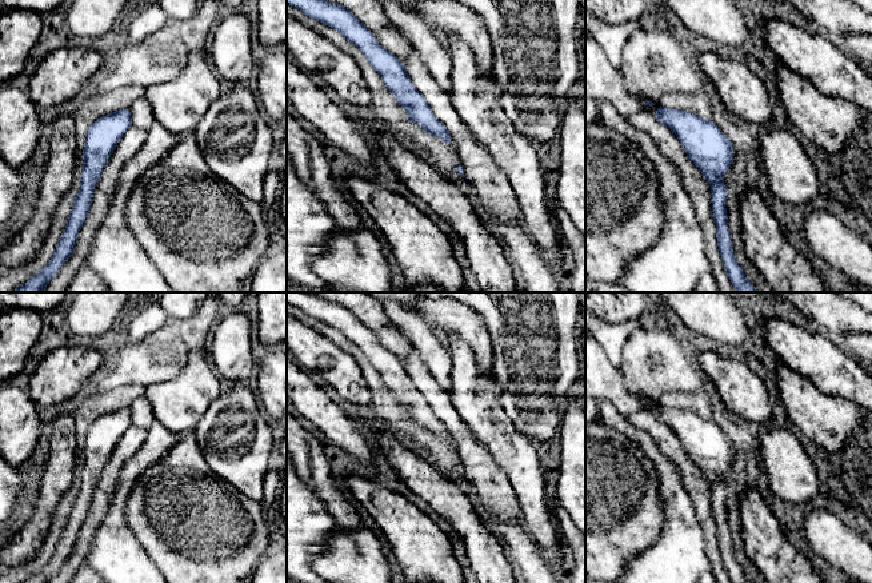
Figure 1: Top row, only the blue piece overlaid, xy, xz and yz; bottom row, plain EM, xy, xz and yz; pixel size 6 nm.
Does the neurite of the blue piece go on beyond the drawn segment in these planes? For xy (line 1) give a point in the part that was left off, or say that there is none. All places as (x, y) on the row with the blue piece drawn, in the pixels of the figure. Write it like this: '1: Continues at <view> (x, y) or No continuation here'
1: No continuation here

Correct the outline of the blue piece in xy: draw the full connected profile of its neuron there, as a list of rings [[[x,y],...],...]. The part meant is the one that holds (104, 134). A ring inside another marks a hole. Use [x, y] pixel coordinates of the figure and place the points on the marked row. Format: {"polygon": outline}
{"polygon": [[[128,108],[105,115],[91,124],[83,151],[84,164],[80,189],[76,193],[71,215],[55,253],[39,273],[31,276],[24,285],[13,292],[45,292],[47,284],[72,256],[77,233],[88,216],[93,191],[103,173],[103,168],[108,163],[119,140],[131,127],[131,113]]]}

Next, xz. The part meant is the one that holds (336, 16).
{"polygon": [[[287,0],[287,4],[339,31],[364,53],[396,101],[408,113],[408,120],[420,125],[429,135],[441,139],[445,144],[451,143],[449,132],[435,117],[427,100],[409,79],[403,63],[383,48],[375,35],[348,8],[325,0]]]}

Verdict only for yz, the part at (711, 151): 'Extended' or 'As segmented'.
As segmented

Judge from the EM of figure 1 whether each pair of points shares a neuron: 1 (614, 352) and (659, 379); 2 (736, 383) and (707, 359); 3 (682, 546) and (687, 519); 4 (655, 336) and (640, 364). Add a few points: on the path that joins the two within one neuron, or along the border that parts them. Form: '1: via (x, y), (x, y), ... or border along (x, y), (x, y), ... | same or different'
1: border along (634, 328), (624, 343), (622, 363), (618, 367) | different
2: via (730, 376), (714, 366) | same
3: via (682, 539), (682, 526) | same
4: via (655, 343), (646, 358) | same

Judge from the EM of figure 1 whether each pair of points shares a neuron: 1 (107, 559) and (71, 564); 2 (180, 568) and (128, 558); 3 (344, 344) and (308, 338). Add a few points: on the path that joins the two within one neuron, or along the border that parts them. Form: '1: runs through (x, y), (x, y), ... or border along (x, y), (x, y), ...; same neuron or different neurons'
1: border along (95, 532), (84, 563); different neurons
2: border along (135, 535), (142, 548), (159, 568); different neurons
3: border along (307, 324), (344, 350), (356, 363); different neurons

